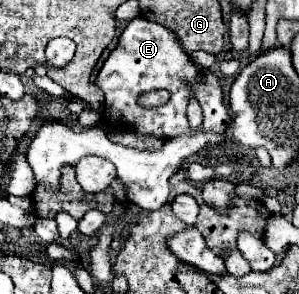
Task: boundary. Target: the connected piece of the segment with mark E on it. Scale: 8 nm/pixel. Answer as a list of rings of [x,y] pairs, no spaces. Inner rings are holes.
[[[136,17],[128,23],[118,39],[118,47],[108,55],[94,83],[106,95],[102,111],[102,125],[106,131],[136,131],[160,139],[174,139],[182,133],[196,135],[196,129],[190,129],[186,119],[186,105],[190,101],[190,89],[186,83],[192,85],[192,93],[198,97],[204,111],[204,121],[200,127],[202,133],[222,133],[230,123],[218,77],[210,69],[202,69],[190,61],[190,55],[182,49],[182,41],[174,31],[162,27],[160,23],[146,21],[144,17]],[[152,89],[168,89],[172,97],[164,107],[142,109],[136,99],[140,93]]]

